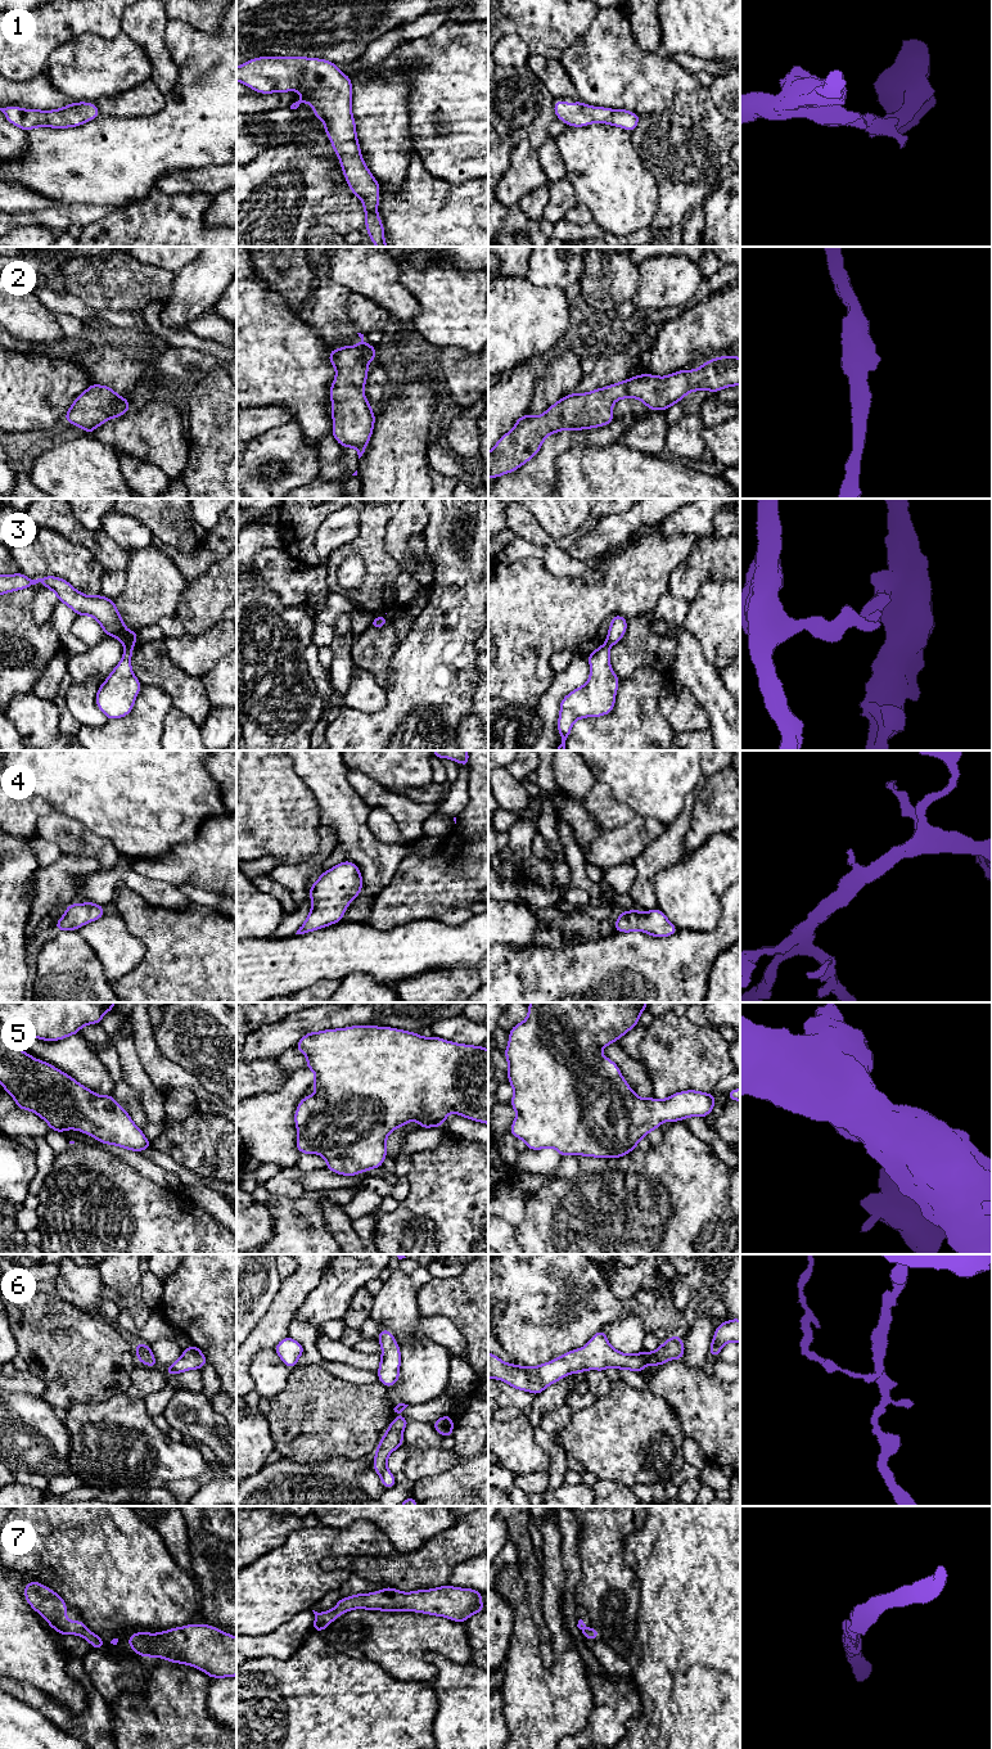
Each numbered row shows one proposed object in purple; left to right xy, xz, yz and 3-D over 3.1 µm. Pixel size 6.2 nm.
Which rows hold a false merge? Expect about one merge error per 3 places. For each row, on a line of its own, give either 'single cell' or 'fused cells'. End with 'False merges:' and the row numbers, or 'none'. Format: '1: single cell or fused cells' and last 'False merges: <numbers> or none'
1: single cell
2: single cell
3: fused cells
4: single cell
5: single cell
6: single cell
7: single cell
False merges: 3

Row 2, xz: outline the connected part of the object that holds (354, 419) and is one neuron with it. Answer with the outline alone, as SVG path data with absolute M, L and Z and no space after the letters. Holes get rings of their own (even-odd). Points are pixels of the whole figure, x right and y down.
M357 334L361 342L357 346L330 350L329 362L337 370L330 386L332 436L343 448L355 447L360 459L375 423L375 414L364 395L364 387L369 374L368 365L376 359L376 350L364 342L364 334Z

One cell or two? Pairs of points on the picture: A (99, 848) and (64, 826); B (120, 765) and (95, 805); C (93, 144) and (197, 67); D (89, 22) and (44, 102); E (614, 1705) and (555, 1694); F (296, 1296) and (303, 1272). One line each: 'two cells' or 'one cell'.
A: one cell
B: one cell
C: one cell
D: two cells
E: two cells
F: one cell

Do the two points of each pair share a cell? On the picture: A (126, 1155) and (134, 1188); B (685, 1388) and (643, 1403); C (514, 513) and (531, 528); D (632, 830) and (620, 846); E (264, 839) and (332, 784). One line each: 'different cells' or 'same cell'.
A: different cells
B: different cells
C: same cell
D: same cell
E: different cells

